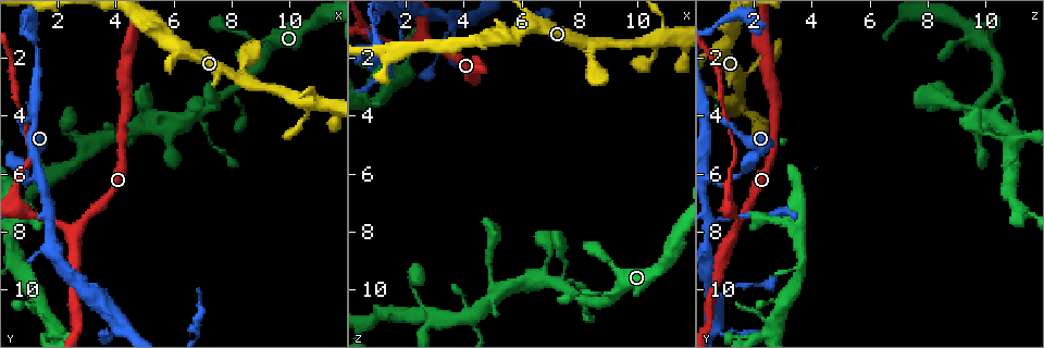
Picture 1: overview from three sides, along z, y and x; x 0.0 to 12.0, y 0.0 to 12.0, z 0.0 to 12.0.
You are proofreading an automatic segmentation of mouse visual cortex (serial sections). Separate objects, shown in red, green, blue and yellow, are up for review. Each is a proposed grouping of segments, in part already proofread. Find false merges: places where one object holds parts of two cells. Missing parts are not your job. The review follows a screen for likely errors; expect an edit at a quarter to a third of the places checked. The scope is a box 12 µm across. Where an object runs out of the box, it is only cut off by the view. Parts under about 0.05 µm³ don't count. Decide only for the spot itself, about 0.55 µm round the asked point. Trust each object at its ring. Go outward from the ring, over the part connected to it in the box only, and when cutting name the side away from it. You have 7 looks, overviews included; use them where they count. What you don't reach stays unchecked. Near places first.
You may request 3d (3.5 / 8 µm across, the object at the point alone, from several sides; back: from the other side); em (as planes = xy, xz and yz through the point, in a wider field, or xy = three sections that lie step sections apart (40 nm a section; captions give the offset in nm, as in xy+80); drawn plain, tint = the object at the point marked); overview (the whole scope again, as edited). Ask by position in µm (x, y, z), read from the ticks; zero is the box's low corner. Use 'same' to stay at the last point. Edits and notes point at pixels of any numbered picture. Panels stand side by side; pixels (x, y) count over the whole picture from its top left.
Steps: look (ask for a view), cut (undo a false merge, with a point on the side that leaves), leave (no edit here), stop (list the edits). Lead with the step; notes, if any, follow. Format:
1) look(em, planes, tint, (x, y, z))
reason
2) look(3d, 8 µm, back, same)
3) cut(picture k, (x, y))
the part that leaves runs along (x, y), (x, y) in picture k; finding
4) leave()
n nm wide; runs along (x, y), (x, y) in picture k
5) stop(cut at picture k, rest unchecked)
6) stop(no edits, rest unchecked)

look(3d, 8 µm, (4.3, 4.5, 10.9))
three arms meet

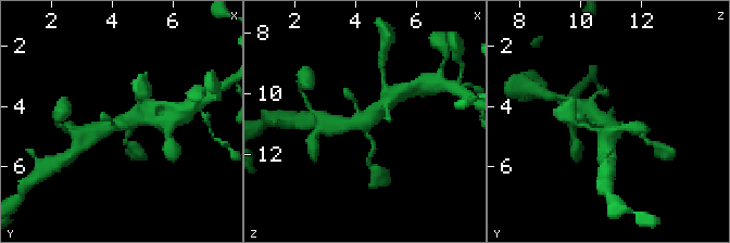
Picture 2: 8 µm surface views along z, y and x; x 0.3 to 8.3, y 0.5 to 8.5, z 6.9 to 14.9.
look(em, xy, step 5, tint, (4.3, 4.5, 10.9))
shape alone is not enough

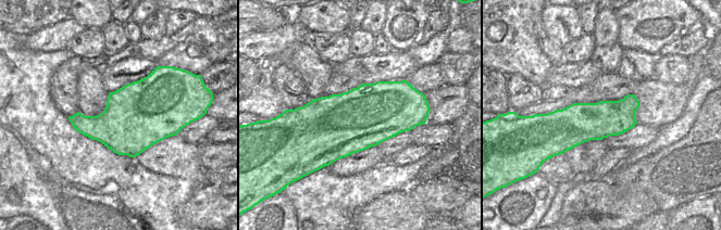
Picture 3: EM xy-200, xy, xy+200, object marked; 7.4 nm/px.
leave()
480 nm wide; runs along (143, 111), (128, 120), (92, 132) in picture 2; one cell here

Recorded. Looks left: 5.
look(3d, 3.5 µm, (1.0, 4.1, 0.8))
three-way junction

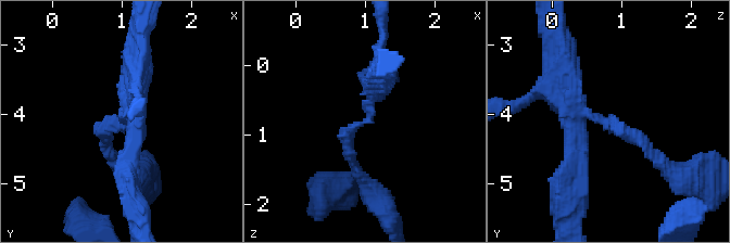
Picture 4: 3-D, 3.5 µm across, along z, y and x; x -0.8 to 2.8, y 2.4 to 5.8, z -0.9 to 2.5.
look(em, planes, tint, (1.00, 4.15, 0.80))
3 arms; arms of 150, 300, 350 nm

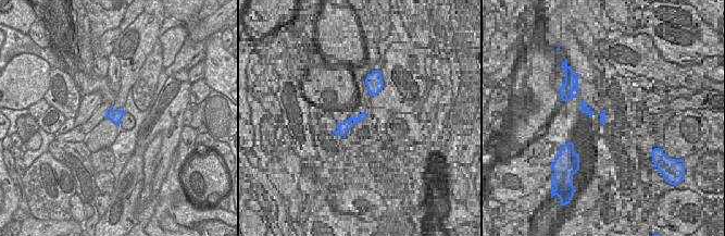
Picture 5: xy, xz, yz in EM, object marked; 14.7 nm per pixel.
leave()
190 nm wide; runs along (356, 167), (347, 133), (370, 117), (377, 87) in picture 4; continuous, no second cell

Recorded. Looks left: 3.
look(3d, 3.5 µm, (3.3, 10.0, 1.2))
thin neck

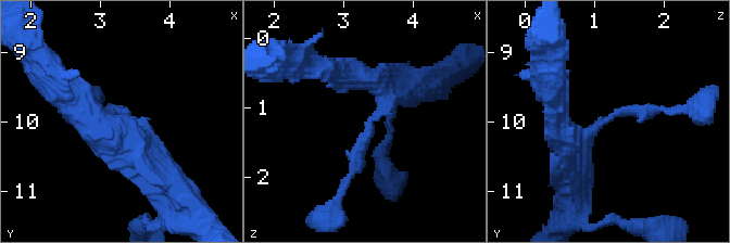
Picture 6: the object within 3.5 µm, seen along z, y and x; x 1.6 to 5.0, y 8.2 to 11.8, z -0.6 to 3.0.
look(em, xy, step 2, tint, (3.40, 10.00, 1.30))

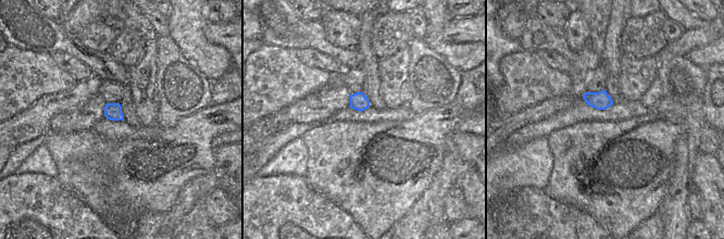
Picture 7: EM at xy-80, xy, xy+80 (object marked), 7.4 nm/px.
leave()
130 nm wide; runs along (367, 78), (384, 109), (343, 187) in picture 6; one cell here

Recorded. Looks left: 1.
stop(no edits, rest unchecked)

